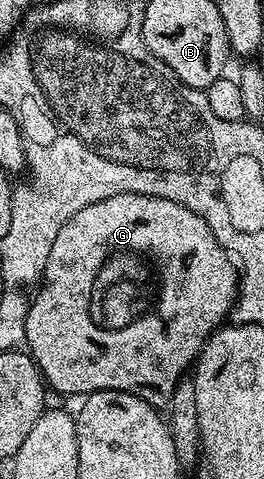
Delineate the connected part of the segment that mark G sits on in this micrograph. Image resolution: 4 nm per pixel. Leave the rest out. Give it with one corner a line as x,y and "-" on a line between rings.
128,191
117,197
105,197
105,201
85,205
81,213
73,213
73,217
69,217
69,221
61,225
61,233
57,233
57,241
53,241
53,250
50,251
49,261
45,265
43,282
34,292
29,317
25,321
25,347
35,360
46,386
52,391
60,391
65,397
86,397
94,391
124,391
148,401
166,400
180,378
188,374
193,360
199,356
215,328
224,326
225,320
232,314
235,300
239,297
240,282
241,271
236,260
219,244
217,237
213,237
209,225
205,225
205,221
185,205

